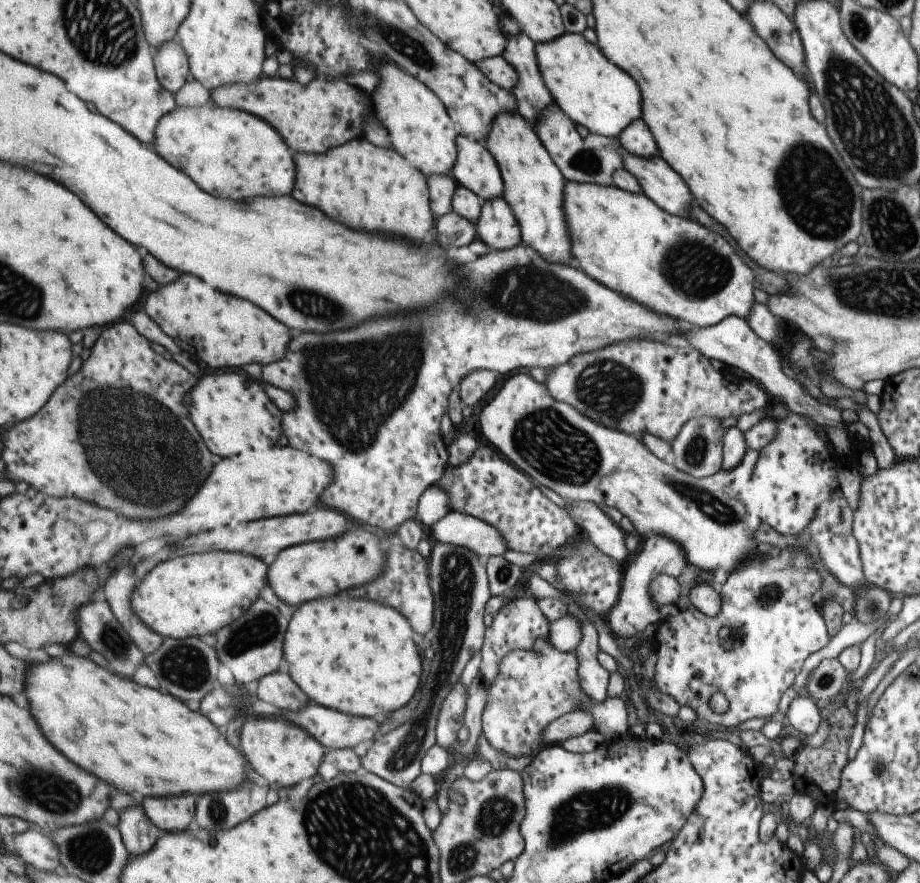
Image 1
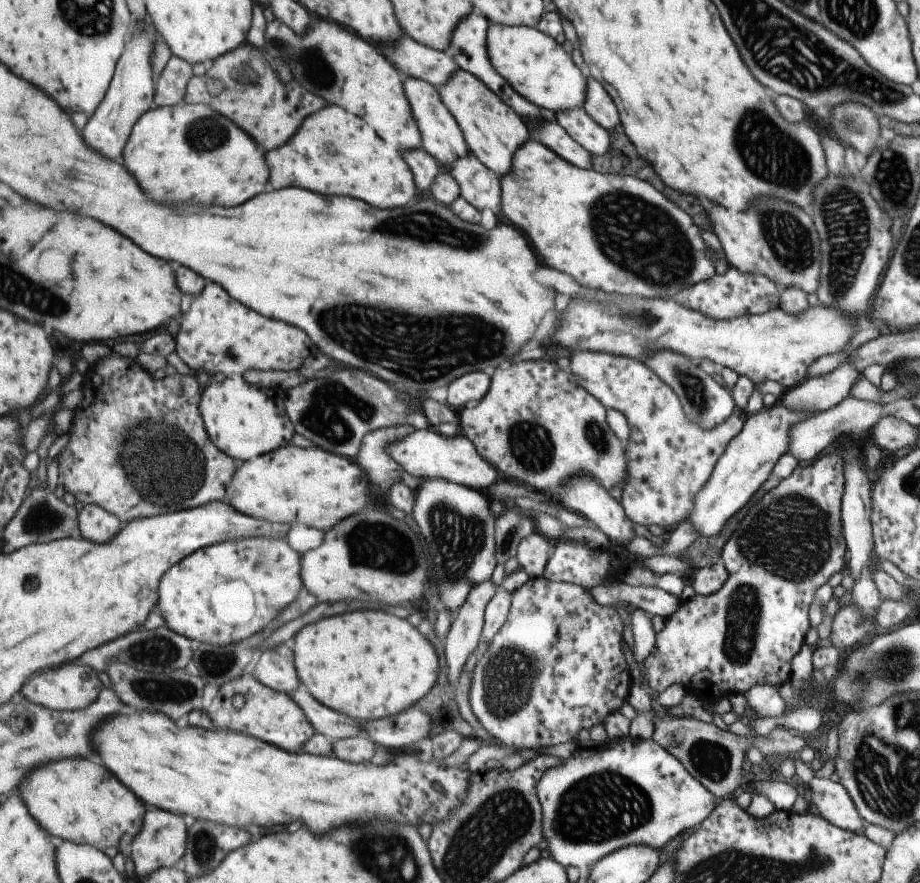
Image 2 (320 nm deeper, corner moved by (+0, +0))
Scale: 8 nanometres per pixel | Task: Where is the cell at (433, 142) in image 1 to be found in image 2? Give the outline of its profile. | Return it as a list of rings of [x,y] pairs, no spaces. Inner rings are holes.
[[[313,18],[305,34],[295,34],[280,20],[266,22],[264,42],[258,49],[263,62],[275,72],[275,60],[289,66],[291,78],[307,92],[321,96],[329,104],[337,104],[357,118],[363,118],[375,134],[393,148],[411,150],[420,147],[417,123],[413,122],[409,103],[402,89],[403,77],[389,66],[389,62],[365,40],[347,32],[337,24]]]

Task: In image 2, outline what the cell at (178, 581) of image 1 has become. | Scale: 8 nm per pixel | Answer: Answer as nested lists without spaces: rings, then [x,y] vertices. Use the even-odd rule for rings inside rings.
[[[240,538],[195,550],[189,554],[189,558],[183,558],[167,568],[159,578],[157,610],[167,628],[190,642],[223,646],[243,641],[265,630],[295,600],[301,587],[300,553],[288,545],[286,538]]]

